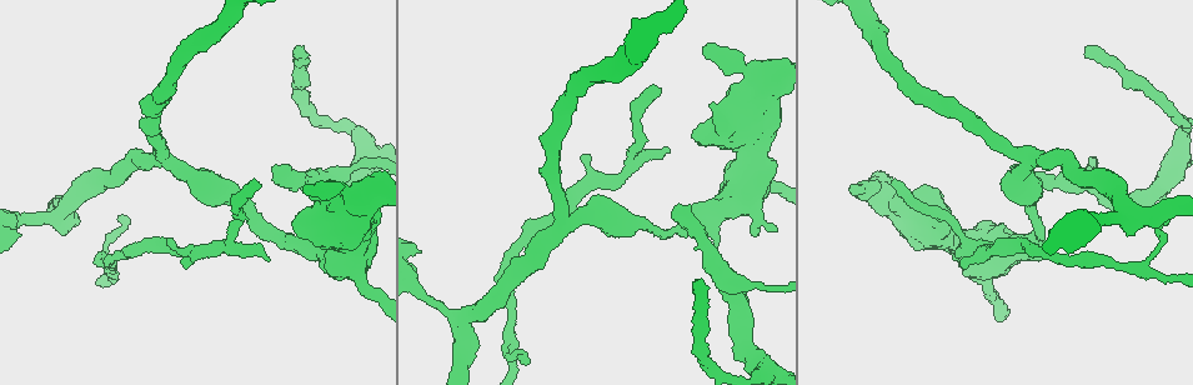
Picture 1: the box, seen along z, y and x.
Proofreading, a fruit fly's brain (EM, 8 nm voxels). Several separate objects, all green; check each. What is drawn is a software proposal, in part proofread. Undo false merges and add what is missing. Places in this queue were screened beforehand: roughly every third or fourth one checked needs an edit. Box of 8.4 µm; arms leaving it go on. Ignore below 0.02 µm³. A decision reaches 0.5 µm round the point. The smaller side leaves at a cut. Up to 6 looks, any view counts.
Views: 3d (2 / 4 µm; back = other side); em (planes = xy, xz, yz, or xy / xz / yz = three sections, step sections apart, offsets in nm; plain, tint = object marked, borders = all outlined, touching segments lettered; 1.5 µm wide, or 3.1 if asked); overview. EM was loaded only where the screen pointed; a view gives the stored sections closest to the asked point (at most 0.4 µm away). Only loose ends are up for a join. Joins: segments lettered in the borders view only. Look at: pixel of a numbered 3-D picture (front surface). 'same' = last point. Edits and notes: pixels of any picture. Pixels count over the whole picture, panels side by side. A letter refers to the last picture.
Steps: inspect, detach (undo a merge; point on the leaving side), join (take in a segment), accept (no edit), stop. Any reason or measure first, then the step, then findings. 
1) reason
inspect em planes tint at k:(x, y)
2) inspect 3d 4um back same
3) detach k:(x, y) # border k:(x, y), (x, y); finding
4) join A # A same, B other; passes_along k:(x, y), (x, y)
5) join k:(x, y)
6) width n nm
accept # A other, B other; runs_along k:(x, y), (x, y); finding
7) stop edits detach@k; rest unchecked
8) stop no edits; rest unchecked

inspect em yz step 8 borders at 1:(668, 150)

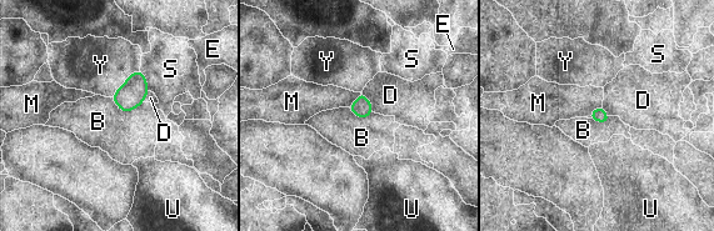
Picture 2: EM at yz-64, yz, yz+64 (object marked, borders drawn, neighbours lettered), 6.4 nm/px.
inspect em planes borders same

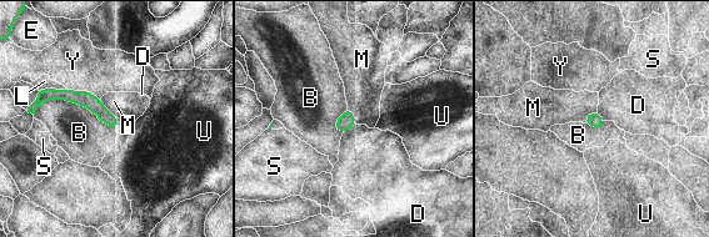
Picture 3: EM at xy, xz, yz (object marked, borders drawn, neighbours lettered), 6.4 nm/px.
accept # B other, D other, E other, L other, M other, S other, U other, Y other; border 3:(100, 99), (119, 126); none of them fits

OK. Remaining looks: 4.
calibre changes
inspect em planes borders at 1:(271, 236)

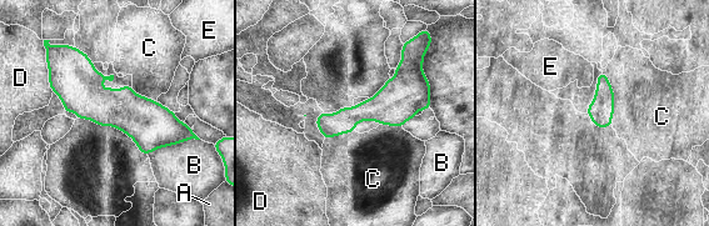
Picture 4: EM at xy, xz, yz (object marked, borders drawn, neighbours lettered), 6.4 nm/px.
accept # A other, B other, C other, D other, E other; runs_along 4:(53, 75), (104, 108), (188, 134); one cell here

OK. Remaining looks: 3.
end of a long branch
inspect 3d 2um back at 1:(699, 281)

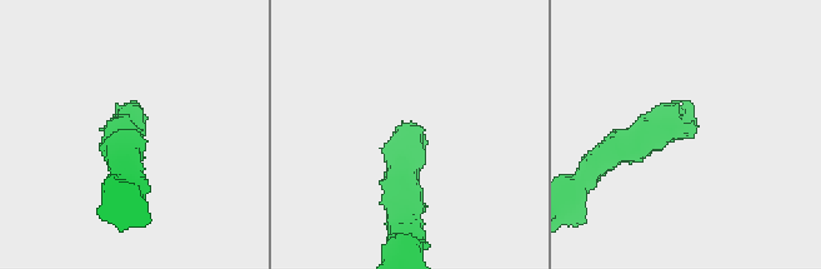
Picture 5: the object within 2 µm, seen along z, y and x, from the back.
inspect em planes borders at 5:(134, 105)

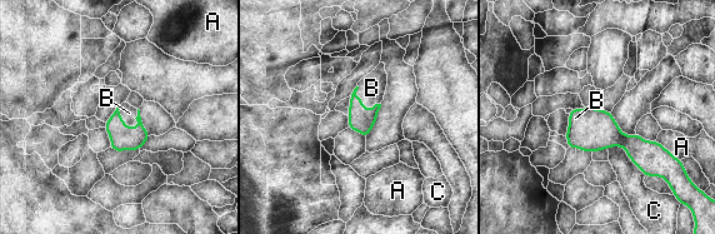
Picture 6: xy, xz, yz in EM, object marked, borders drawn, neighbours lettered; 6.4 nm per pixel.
longest_contact C 300 nm
join B # A other, B same, C other; passes_along 6:(123, 138), (123, 120), (129, 113); it goes on there

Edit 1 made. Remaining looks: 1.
stop edits join@6; rest unchecked

